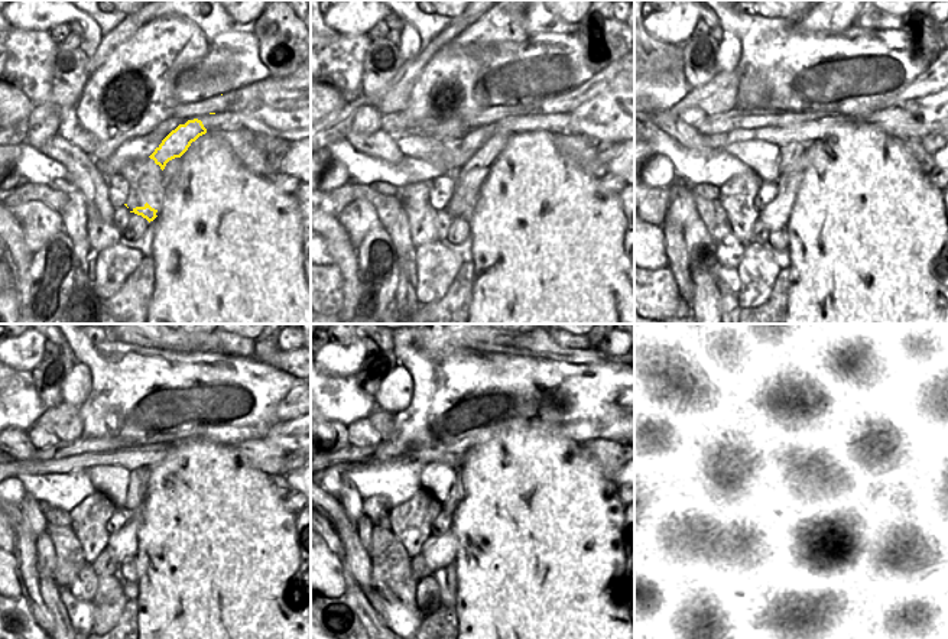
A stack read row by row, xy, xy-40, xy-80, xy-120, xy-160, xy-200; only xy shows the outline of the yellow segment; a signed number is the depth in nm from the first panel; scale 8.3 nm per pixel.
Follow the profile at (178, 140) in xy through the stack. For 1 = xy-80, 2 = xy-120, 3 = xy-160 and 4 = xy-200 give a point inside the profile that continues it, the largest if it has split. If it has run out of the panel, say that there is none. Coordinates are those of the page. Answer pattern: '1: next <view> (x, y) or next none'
1: next xy-80 (775, 216)
2: next xy-120 (123, 545)
3: next xy-160 (438, 551)
4: next xy-200 (759, 557)

